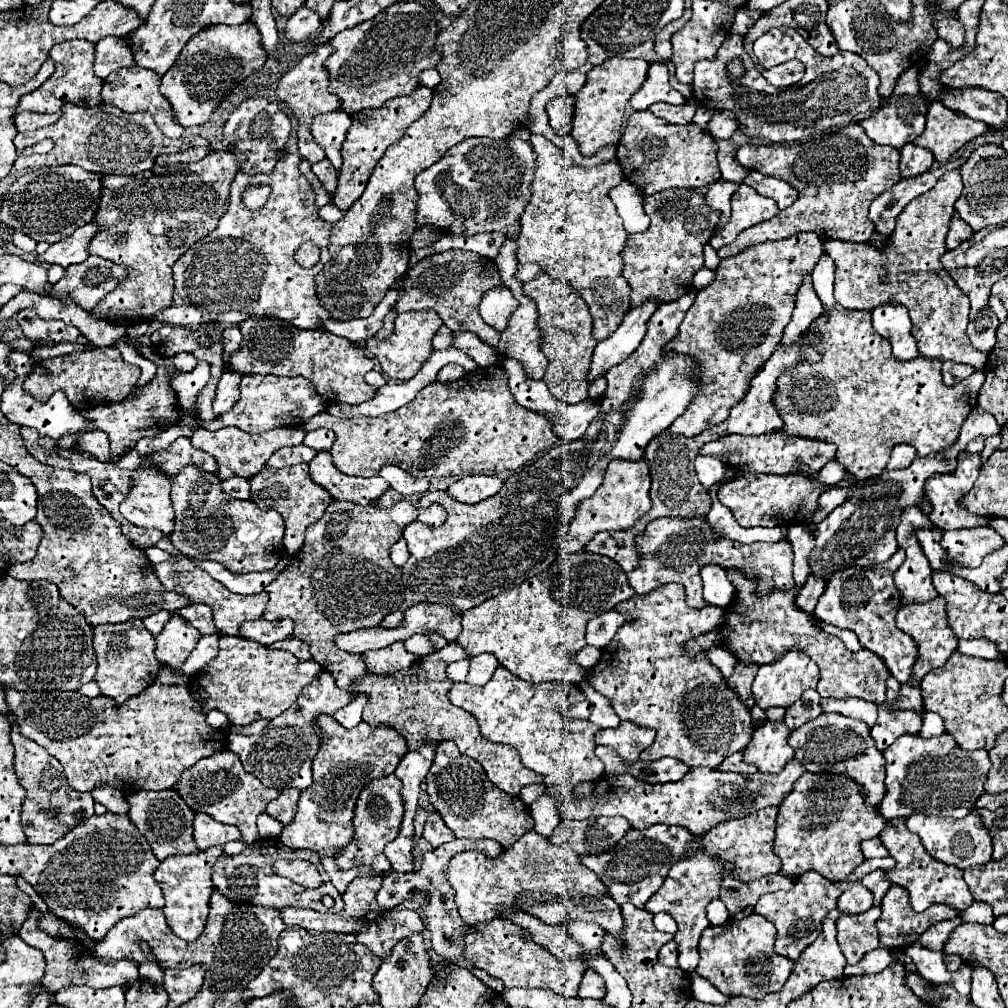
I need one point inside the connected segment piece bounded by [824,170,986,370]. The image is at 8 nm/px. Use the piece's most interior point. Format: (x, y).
(913, 275)

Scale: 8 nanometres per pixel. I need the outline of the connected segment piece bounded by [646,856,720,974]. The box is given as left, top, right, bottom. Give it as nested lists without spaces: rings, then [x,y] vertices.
[[[710,856],[680,860],[670,868],[670,872],[668,872],[664,884],[658,888],[658,892],[652,894],[652,898],[646,902],[648,912],[652,912],[652,914],[668,912],[678,922],[678,930],[673,938],[678,944],[678,966],[688,974],[694,972],[694,968],[698,966],[698,960],[700,960],[698,940],[700,940],[702,932],[710,926],[710,922],[706,918],[706,904],[712,898],[718,898],[718,888],[720,888],[718,872],[720,872],[720,868]]]

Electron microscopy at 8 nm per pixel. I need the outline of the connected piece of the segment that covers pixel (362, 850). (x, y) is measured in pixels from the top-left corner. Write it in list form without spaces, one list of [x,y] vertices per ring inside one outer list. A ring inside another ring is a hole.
[[[396,774],[376,778],[362,788],[356,808],[354,808],[354,818],[352,818],[354,838],[350,840],[350,844],[346,844],[342,850],[338,850],[334,856],[340,870],[350,870],[356,866],[370,866],[378,874],[386,874],[392,870],[390,860],[384,856],[384,846],[398,836],[398,830],[402,824],[404,806],[402,806],[400,790],[402,790],[402,782],[398,782]]]

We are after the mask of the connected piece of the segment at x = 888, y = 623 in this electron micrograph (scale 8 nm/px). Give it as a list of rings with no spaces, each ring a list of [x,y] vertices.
[[[898,550],[886,564],[868,568],[850,566],[846,570],[834,572],[826,584],[826,592],[820,596],[814,616],[826,624],[856,632],[860,644],[876,652],[886,662],[892,676],[906,684],[912,678],[914,658],[918,658],[918,644],[896,626],[896,612],[902,606],[902,598],[898,598],[898,588],[894,586],[892,574],[902,566],[902,562],[904,552]]]

